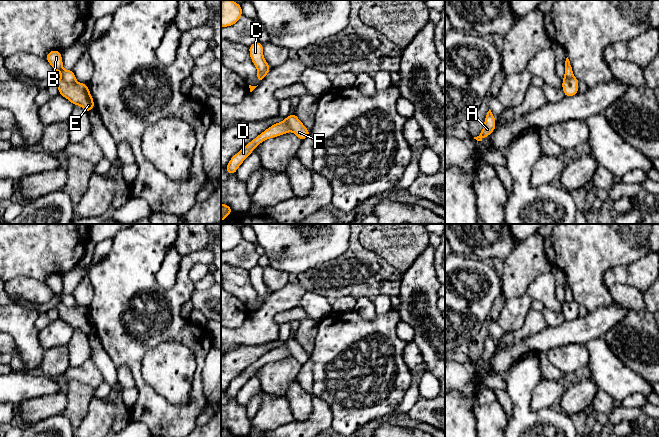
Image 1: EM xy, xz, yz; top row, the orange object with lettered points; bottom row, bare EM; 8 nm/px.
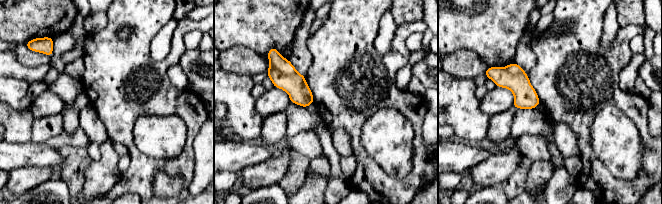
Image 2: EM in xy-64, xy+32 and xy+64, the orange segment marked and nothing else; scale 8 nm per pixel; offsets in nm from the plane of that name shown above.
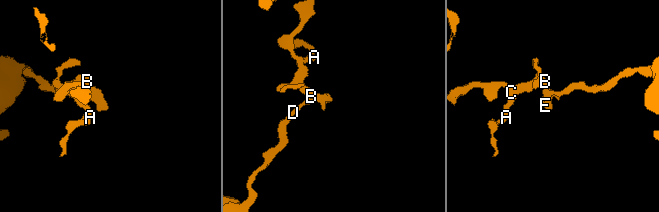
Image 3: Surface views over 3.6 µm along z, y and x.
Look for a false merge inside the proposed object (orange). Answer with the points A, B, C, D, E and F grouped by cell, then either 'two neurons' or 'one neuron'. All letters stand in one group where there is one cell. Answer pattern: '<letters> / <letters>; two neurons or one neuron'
A B C F / D E; two neurons

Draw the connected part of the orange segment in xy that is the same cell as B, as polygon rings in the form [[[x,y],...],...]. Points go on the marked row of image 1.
[[[51,50],[45,57],[49,64],[54,68],[55,72],[61,73],[61,79],[67,83],[75,83],[76,77],[73,70],[64,70],[61,52],[59,50]]]

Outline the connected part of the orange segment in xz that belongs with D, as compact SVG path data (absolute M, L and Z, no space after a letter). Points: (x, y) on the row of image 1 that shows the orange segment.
M286 119L283 121L271 125L268 129L259 134L256 138L250 141L245 147L243 147L237 154L231 157L229 163L225 167L229 174L235 174L239 166L243 161L253 152L253 150L263 141L284 135L291 131Z

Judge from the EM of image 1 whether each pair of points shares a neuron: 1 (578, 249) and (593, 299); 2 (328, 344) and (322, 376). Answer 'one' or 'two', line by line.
1: one
2: one

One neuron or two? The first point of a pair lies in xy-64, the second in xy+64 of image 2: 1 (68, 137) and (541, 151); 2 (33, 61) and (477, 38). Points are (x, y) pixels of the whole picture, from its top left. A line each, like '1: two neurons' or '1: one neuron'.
1: one neuron
2: two neurons

